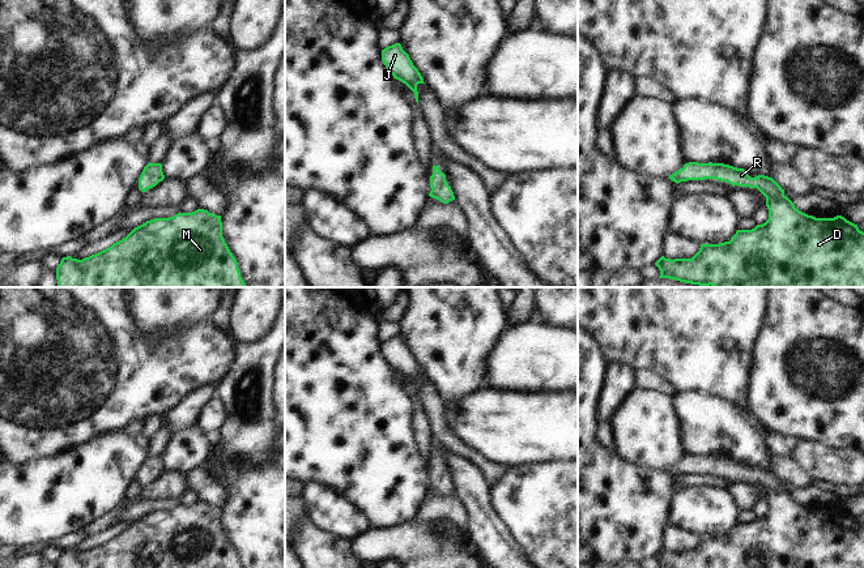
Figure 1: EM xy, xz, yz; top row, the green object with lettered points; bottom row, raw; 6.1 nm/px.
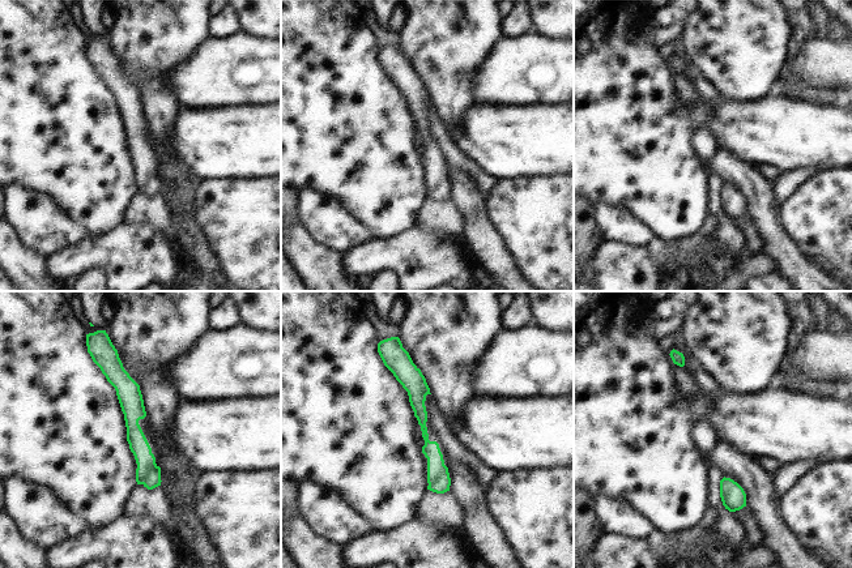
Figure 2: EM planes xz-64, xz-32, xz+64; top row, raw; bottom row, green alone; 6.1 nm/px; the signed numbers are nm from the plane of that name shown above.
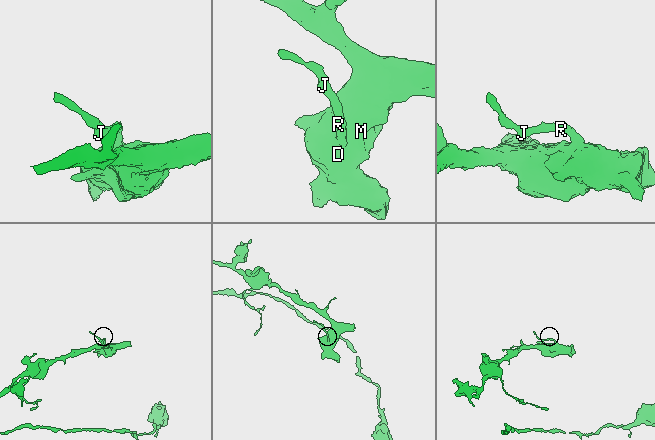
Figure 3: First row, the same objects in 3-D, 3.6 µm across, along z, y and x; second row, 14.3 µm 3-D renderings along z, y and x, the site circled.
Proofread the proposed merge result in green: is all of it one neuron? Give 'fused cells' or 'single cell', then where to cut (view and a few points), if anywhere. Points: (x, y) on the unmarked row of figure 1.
single cell; no cut

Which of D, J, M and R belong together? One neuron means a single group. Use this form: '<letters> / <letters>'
D J M R

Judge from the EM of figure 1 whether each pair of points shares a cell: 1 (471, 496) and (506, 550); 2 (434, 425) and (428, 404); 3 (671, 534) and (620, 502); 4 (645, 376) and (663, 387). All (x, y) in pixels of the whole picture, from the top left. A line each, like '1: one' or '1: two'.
1: one
2: one
3: two
4: one

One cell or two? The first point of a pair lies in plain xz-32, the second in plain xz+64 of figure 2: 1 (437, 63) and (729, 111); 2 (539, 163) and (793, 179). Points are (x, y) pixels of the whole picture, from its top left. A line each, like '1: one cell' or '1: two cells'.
1: two cells
2: two cells

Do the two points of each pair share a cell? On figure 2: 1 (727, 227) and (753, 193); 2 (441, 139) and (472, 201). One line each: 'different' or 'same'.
1: different
2: different

